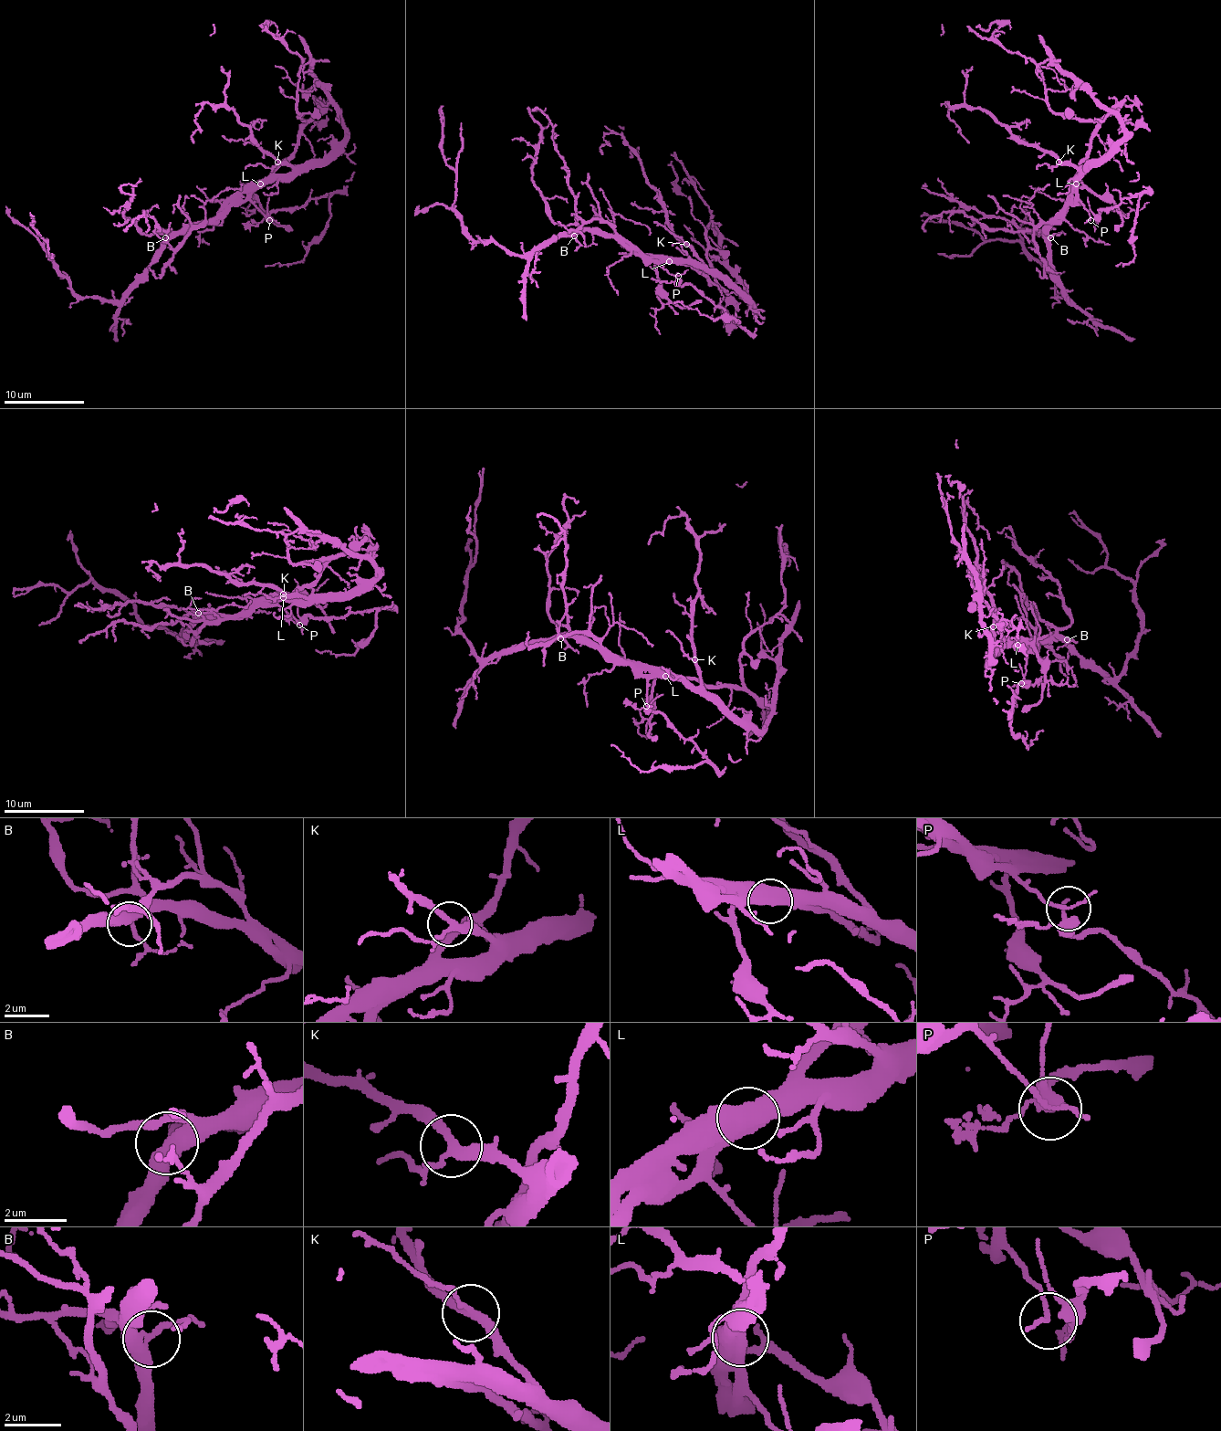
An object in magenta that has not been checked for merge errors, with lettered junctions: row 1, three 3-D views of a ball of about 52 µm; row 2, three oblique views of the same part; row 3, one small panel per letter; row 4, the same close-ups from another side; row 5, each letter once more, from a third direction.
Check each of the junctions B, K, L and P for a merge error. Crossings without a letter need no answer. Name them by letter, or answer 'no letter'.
L, P

